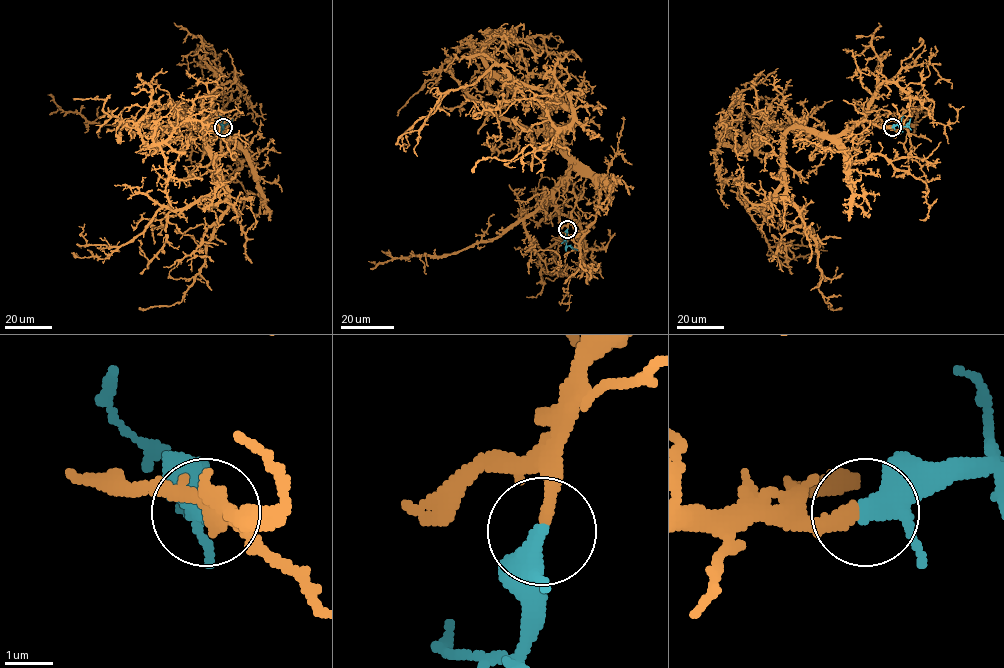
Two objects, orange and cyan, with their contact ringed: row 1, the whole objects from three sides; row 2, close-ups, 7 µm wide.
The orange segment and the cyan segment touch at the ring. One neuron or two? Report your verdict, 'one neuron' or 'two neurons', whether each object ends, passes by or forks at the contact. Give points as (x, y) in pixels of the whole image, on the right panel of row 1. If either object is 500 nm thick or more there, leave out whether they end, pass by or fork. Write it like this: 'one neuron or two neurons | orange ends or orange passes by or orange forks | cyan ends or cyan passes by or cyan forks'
one neuron | orange ends | cyan passes by

